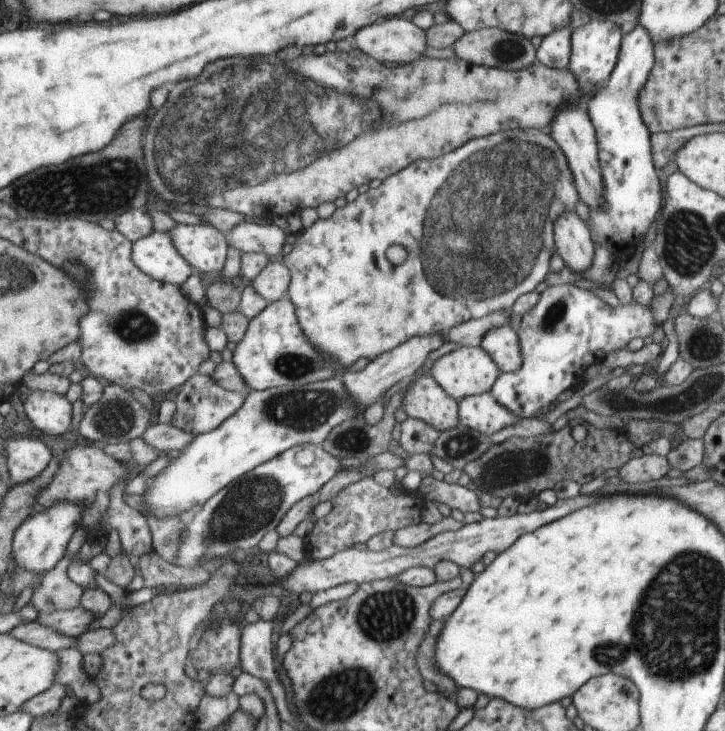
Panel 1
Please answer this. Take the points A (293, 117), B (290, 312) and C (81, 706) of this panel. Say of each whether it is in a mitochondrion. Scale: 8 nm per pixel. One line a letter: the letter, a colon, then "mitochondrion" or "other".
A: mitochondrion
B: other
C: other

